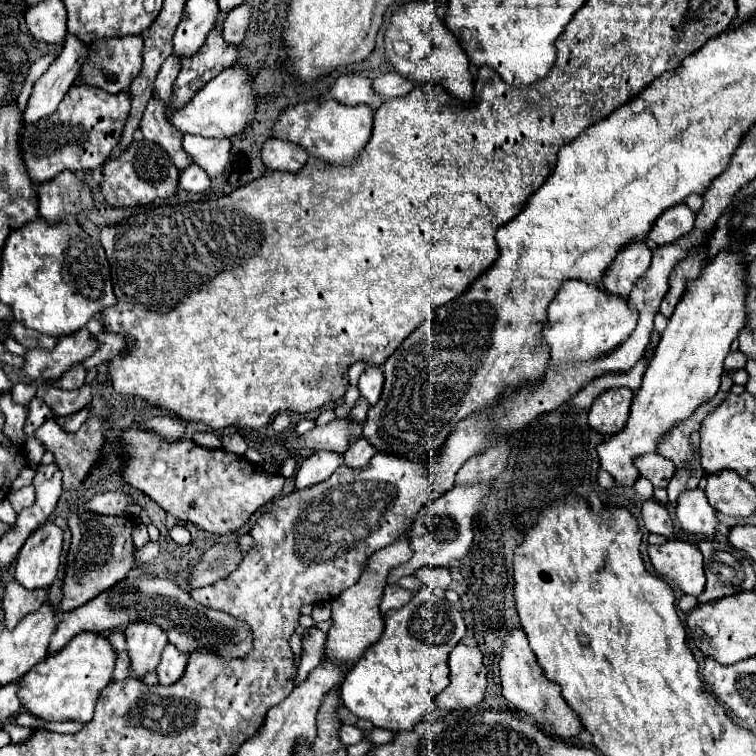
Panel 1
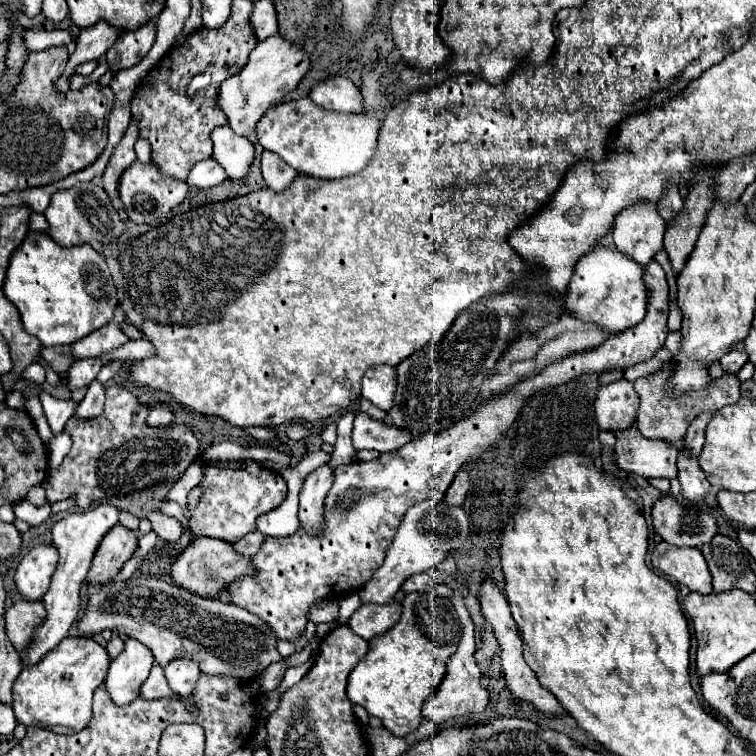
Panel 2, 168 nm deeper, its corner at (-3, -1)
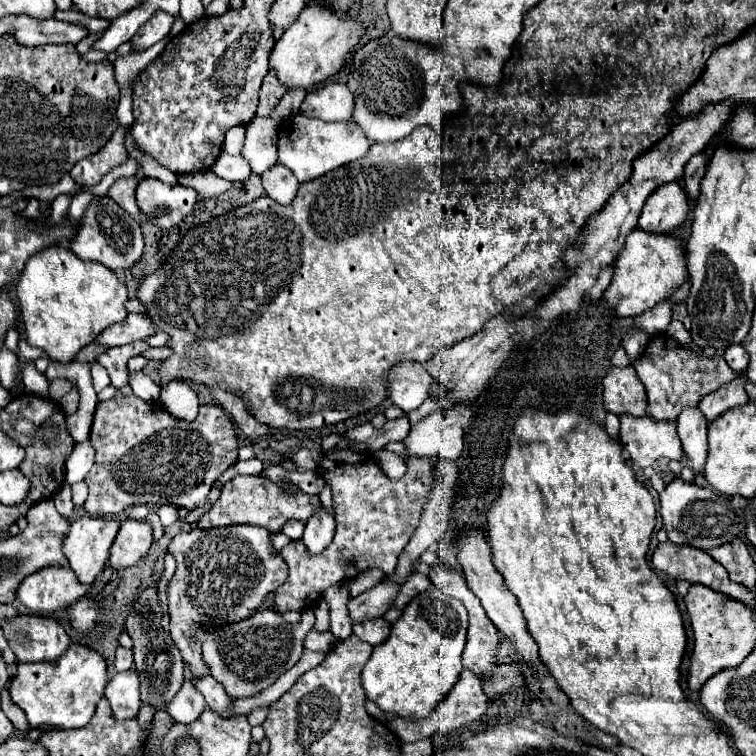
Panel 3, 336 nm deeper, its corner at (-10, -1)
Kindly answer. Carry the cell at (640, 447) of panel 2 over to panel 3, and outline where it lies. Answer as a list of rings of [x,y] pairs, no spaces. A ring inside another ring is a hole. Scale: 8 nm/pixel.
[[[619,416],[619,440],[631,460],[641,466],[653,466],[659,458],[681,460],[681,440],[675,420],[655,420],[651,416]]]

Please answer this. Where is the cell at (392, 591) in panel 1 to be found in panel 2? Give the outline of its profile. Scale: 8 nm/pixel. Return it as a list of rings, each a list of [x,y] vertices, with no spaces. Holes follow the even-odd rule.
[[[392,600],[390,604],[362,604],[350,618],[350,628],[364,640],[378,636],[392,628],[402,614],[402,604]]]

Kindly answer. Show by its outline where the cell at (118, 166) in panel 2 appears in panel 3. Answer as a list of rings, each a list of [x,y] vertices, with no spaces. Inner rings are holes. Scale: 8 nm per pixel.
[[[135,176],[131,178],[123,178],[123,180],[117,180],[111,190],[109,190],[109,198],[115,200],[125,212],[129,212],[131,216],[139,216],[139,206],[135,204],[135,188],[137,188],[137,180]]]

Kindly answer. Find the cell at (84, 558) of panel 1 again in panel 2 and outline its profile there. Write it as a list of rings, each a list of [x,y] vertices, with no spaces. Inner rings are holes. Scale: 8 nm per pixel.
[[[122,524],[110,528],[96,548],[96,556],[92,558],[86,582],[90,586],[102,586],[110,582],[122,570],[124,562],[128,562],[134,556],[136,548],[138,538],[132,530],[124,528]]]

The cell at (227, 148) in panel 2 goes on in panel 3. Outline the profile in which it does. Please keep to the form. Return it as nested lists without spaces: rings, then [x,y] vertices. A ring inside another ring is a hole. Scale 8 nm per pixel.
[[[253,118],[247,124],[247,138],[243,156],[249,160],[253,174],[263,174],[277,164],[277,138],[279,124],[267,118]]]

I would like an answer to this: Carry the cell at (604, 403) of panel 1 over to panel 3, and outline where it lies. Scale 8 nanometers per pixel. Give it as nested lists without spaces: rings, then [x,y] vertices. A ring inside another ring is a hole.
[[[611,366],[607,376],[603,378],[603,404],[605,410],[621,416],[645,416],[647,412],[647,394],[641,380],[635,376],[633,366],[617,368]]]

